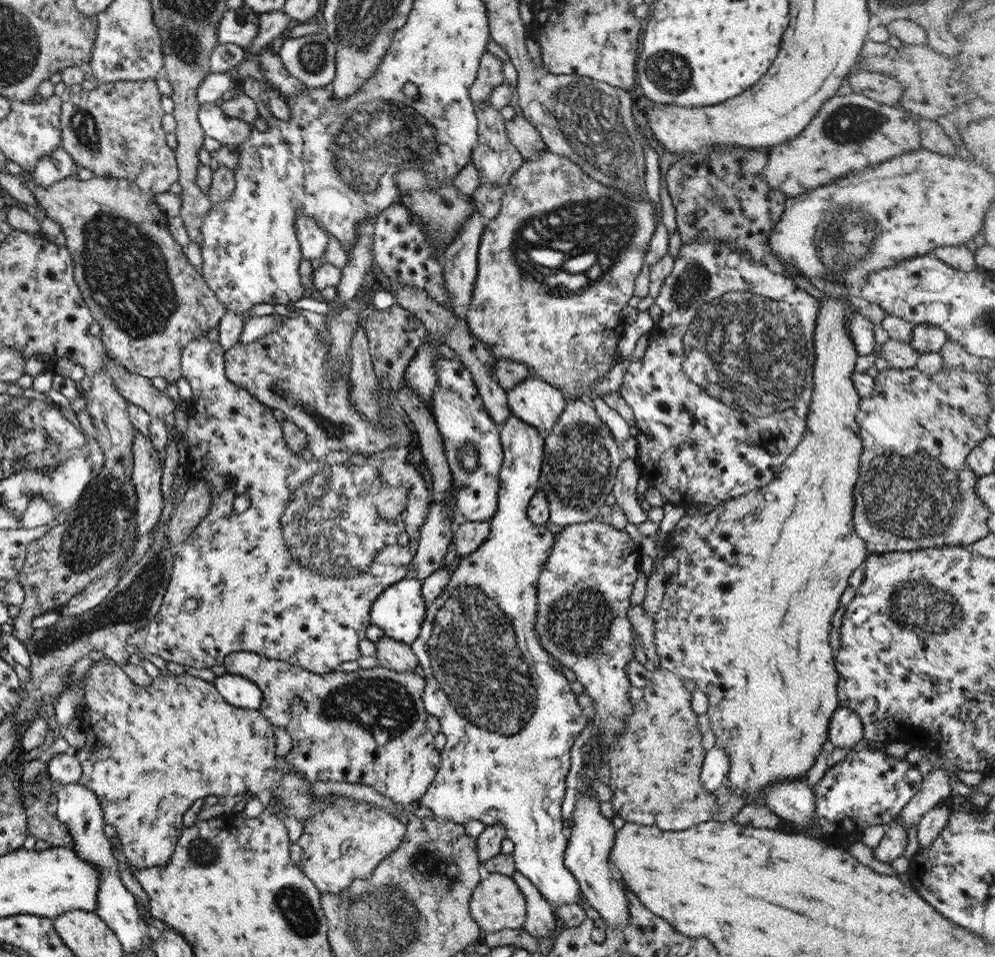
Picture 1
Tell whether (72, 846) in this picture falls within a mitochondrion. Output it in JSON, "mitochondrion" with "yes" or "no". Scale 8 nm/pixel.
{"mitochondrion":"no"}

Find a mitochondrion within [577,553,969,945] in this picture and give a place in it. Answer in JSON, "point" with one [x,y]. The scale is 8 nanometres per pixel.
{"point":[906,599]}

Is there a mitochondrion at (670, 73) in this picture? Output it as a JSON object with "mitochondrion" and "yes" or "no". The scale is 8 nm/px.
{"mitochondrion":"yes"}

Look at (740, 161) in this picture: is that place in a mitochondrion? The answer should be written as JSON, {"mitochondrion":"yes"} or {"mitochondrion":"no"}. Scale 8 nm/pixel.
{"mitochondrion":"no"}

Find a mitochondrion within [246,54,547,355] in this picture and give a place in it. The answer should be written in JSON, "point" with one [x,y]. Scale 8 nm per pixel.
{"point":[379,135]}

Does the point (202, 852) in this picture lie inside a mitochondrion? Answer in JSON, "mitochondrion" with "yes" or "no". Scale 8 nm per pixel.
{"mitochondrion":"yes"}

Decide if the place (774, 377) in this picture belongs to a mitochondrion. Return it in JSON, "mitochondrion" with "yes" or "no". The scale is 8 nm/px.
{"mitochondrion":"yes"}

